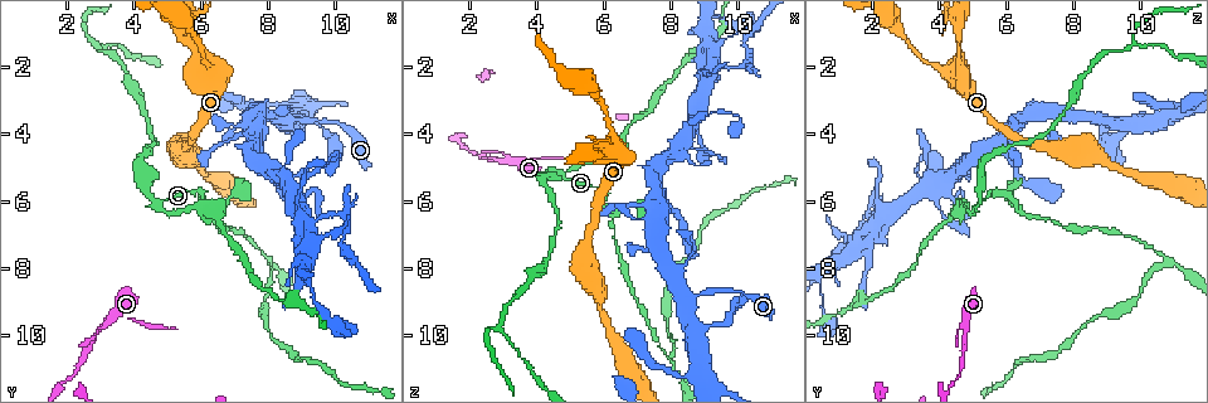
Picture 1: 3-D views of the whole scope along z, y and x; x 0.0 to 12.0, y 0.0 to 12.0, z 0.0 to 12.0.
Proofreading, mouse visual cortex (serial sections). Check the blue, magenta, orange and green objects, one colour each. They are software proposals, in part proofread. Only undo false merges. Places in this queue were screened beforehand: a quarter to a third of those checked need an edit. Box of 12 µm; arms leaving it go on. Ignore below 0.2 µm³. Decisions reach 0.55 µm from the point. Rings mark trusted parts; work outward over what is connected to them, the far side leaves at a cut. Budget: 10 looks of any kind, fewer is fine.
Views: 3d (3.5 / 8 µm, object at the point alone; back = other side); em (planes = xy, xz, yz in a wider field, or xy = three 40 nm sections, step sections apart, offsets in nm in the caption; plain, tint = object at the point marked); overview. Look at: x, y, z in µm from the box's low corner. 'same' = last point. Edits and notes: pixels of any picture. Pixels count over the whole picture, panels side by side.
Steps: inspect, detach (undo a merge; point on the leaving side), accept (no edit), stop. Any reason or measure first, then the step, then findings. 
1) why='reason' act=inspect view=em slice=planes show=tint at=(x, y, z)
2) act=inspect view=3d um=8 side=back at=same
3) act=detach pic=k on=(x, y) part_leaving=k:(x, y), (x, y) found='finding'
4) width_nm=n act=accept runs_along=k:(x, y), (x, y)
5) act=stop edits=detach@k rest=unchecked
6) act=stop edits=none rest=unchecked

act=inspect view=3d um=3.5 at=(5.9, 2.0, 4.6)

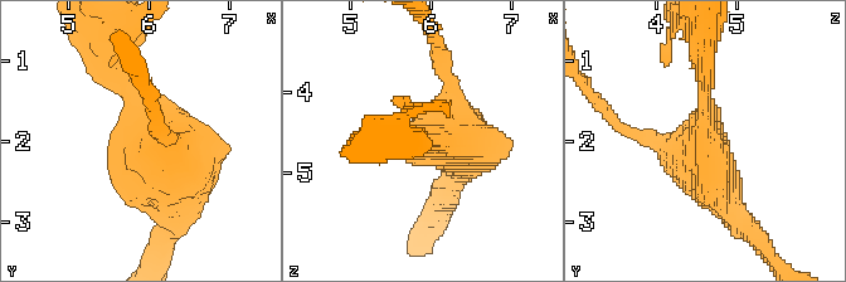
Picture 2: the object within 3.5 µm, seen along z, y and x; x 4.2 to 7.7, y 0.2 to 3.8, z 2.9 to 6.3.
act=inspect view=em slice=xy step=2 show=tint at=(5.95, 2.00, 4.60)

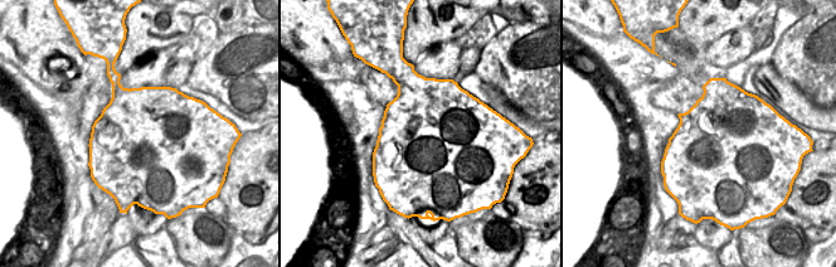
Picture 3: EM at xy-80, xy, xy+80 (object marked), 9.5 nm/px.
act=accept runs_along=2:(745, 225), (690, 151), (622, 129) found='all the same cell'

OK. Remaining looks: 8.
why='sudden change in width' act=inspect view=3d um=8 at=(4.2, 5.6, 5.2)

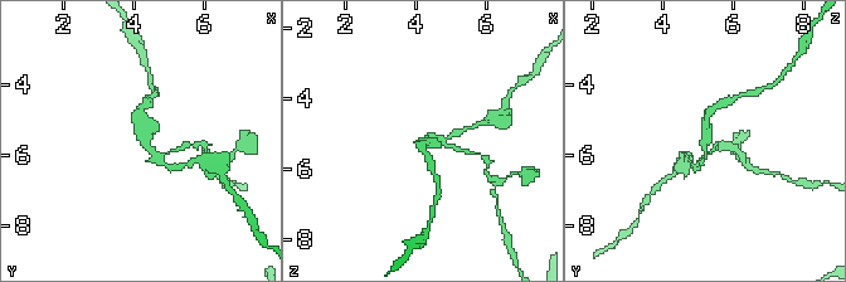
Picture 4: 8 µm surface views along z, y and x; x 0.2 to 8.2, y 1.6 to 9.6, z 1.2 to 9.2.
why='shape alone is not enough' act=inspect view=em slice=xy step=5 show=tint at=(4.3, 5.6, 5.1)

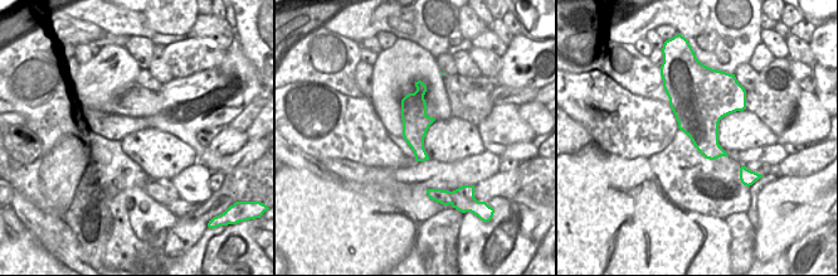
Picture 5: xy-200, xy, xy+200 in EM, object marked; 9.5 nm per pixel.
act=detach pic=4 on=(149, 132) part_leaving=4:(159, 155), (144, 142), (140, 110) found='two cells meet here'

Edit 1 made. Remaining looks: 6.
why='narrows sharply' act=inspect view=em slice=xy step=5 show=tint at=(6.2, 6.4, 6.5)

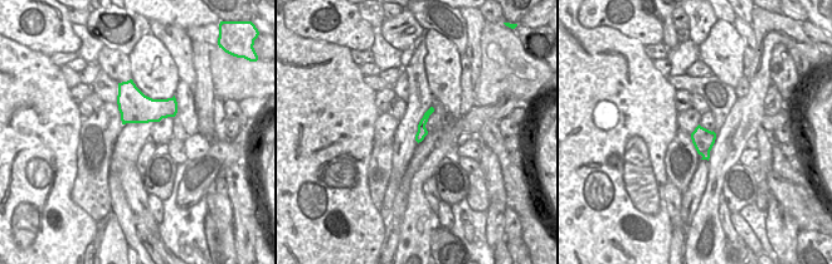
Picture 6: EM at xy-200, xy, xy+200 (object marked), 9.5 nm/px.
act=inspect view=3d um=3.5 at=same

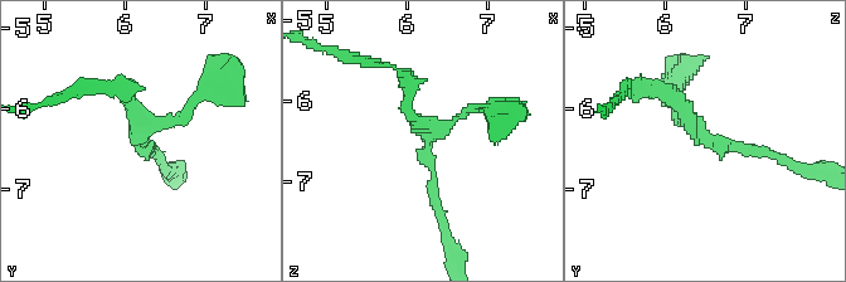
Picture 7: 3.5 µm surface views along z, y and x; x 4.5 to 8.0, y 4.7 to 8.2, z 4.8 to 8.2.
act=accept runs_along=7:(656, 87), (698, 134), (782, 160) found='continuous, no second cell'

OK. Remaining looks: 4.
why='thin neck' act=inspect view=3d um=8 at=(9.6, 3.6, 8.6)

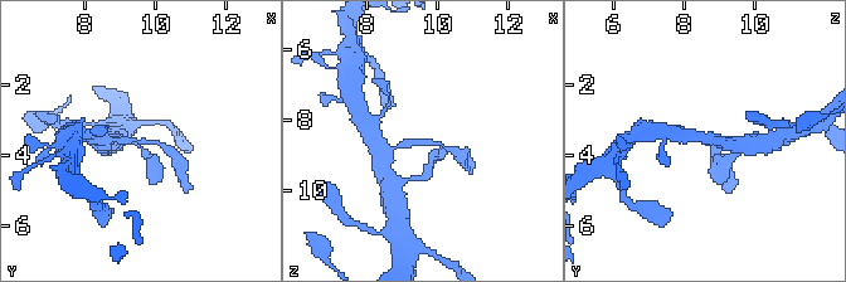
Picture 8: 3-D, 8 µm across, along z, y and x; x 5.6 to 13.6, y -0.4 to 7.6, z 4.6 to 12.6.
act=inspect view=3d um=3.5 at=(9.6, 3.7, 8.7)

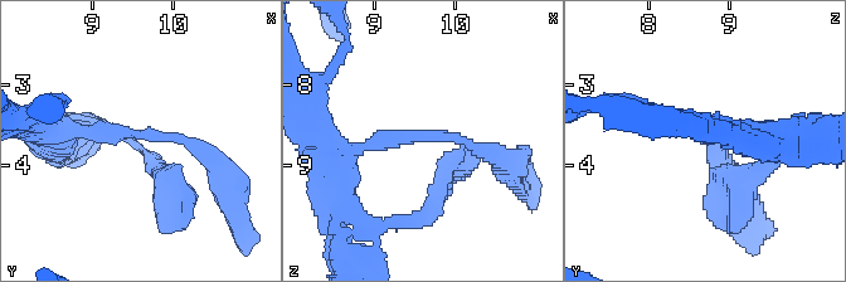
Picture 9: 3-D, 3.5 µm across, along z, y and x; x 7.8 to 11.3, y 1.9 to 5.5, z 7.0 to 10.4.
why='need the tissue' act=inspect view=em slice=planes show=tint at=(9.65, 3.60, 8.65)

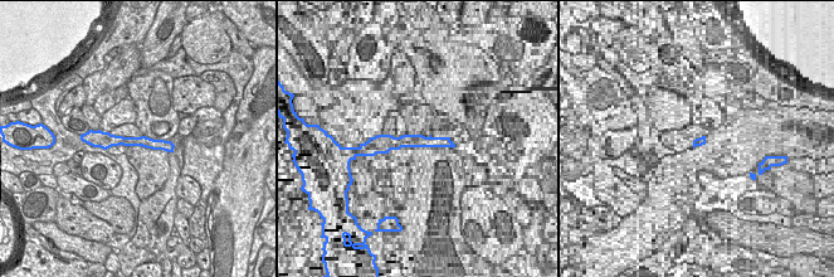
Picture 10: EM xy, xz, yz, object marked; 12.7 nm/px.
act=accept runs_along=9:(219, 165), (165, 135), (66, 131) found='continuous, no second cell'

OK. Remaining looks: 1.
act=stop edits=detach@4 rest=unchecked

